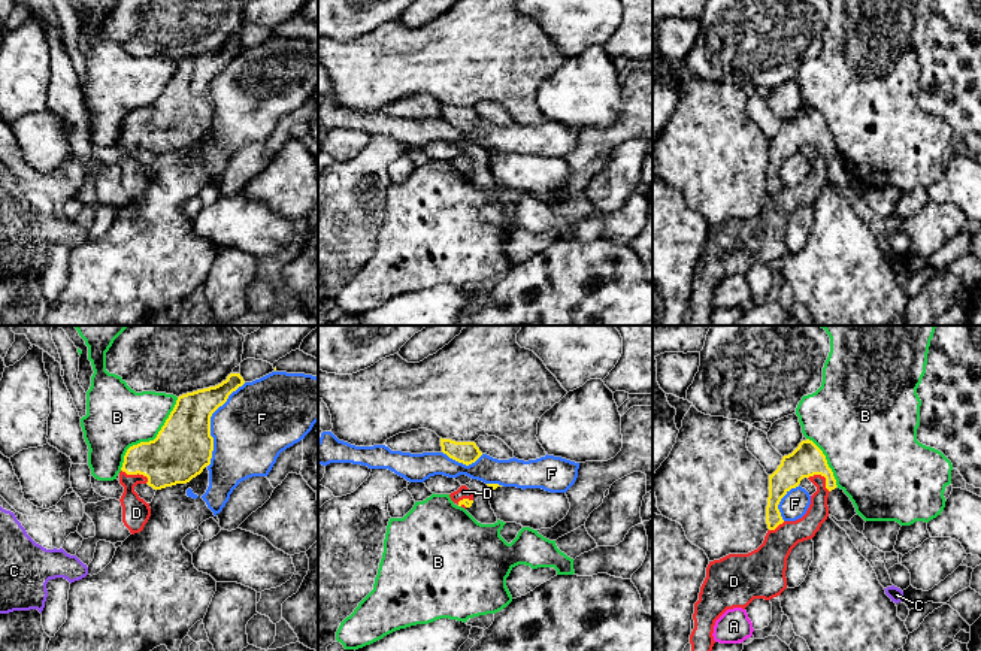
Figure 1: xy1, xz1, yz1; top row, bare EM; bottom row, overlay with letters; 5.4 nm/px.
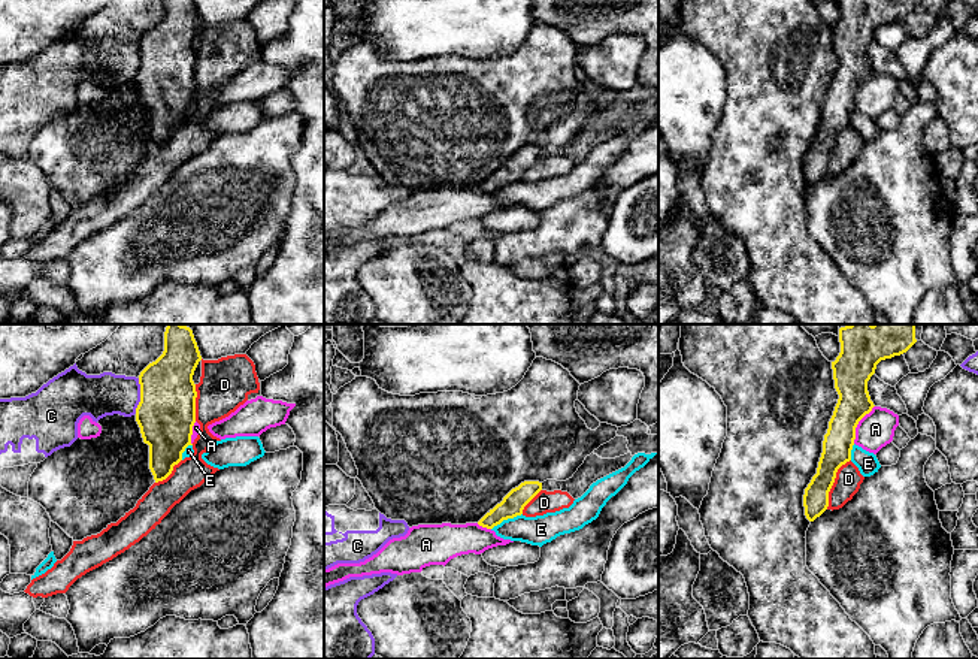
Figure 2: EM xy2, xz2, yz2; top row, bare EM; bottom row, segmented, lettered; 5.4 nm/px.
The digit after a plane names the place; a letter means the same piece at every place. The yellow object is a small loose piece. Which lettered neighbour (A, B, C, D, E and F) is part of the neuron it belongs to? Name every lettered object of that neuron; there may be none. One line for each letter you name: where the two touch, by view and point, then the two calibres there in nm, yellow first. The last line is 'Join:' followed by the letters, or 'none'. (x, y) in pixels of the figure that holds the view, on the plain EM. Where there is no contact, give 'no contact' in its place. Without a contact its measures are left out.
D: yz2 (833, 147) | 160/140 nm
Join: D

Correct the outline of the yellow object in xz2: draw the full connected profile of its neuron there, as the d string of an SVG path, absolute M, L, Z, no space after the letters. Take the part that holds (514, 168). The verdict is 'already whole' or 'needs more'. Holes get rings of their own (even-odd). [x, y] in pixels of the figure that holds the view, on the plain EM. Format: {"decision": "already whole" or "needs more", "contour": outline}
{"decision": "already whole", "contour": "M524 146L518 152L512 154L500 169L490 175L478 190L487 194L493 194L503 185L514 184L523 179L524 172L542 155L539 146Z"}

